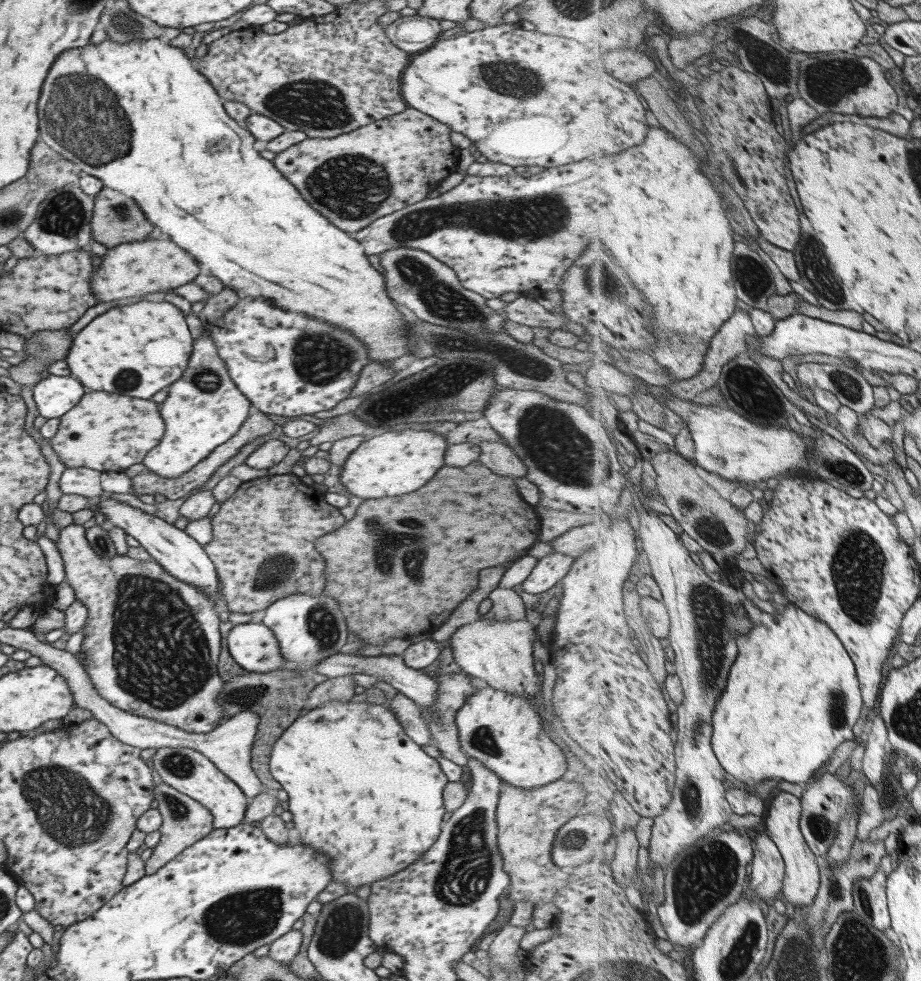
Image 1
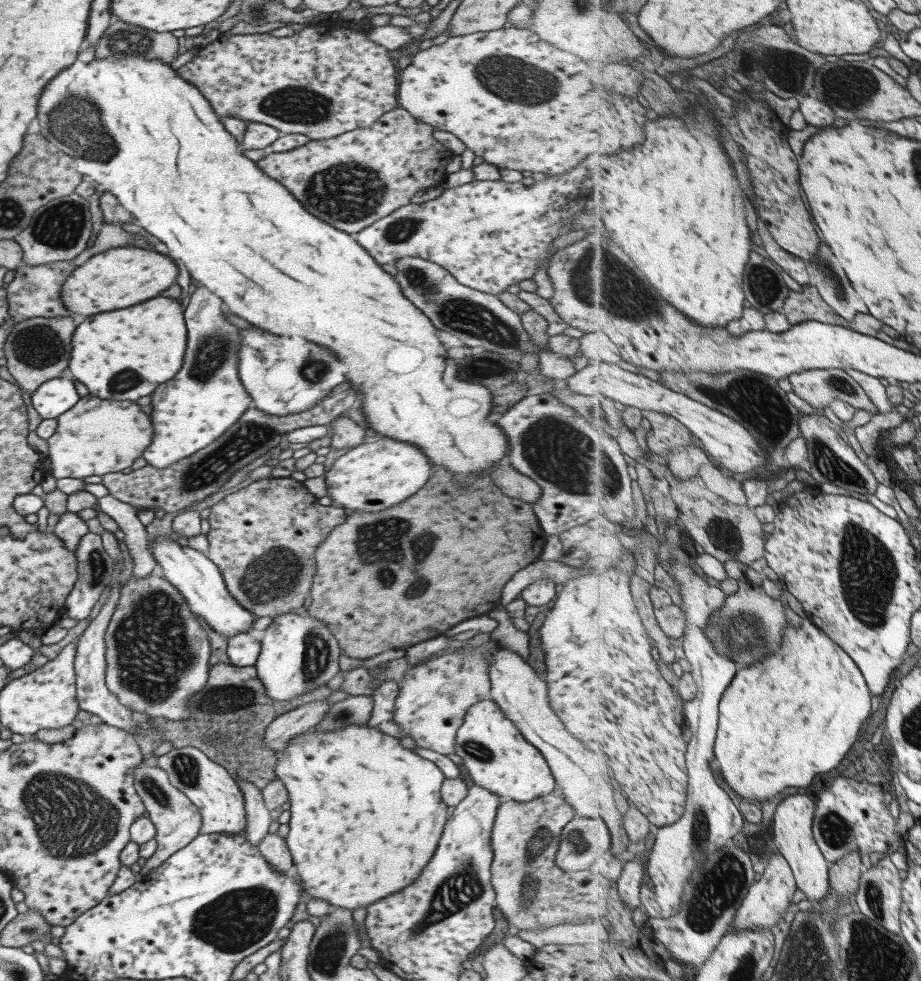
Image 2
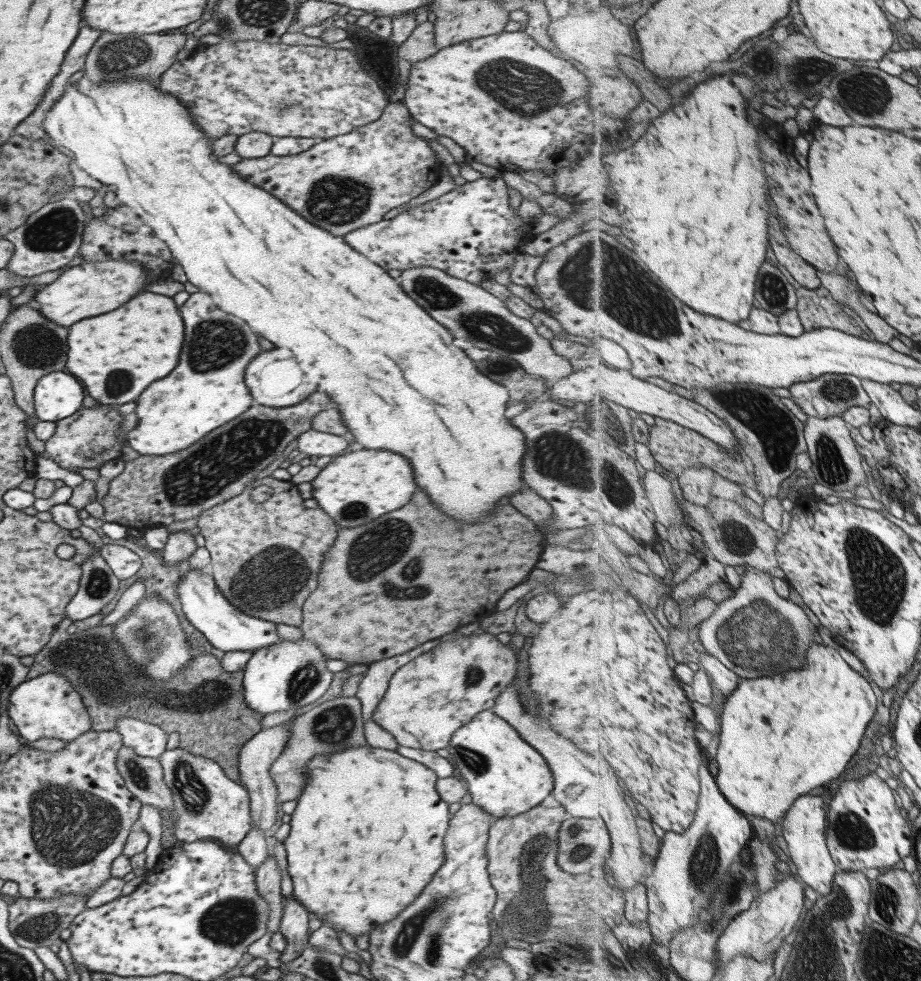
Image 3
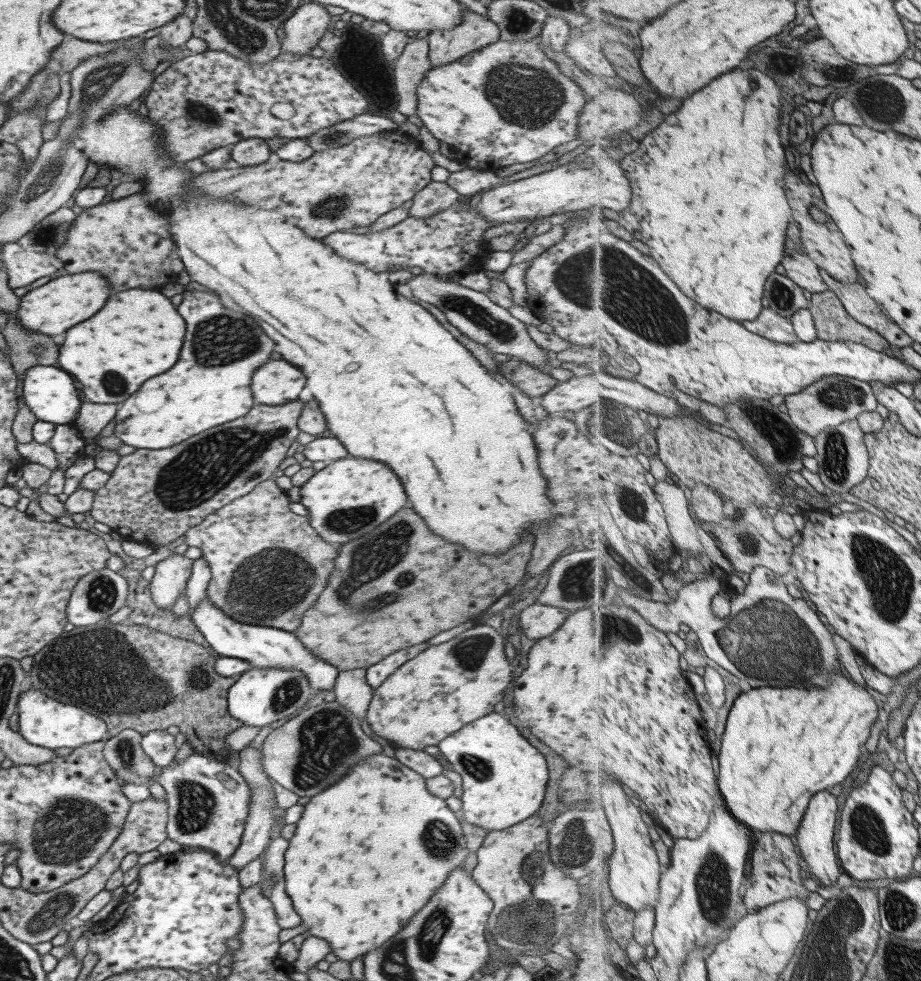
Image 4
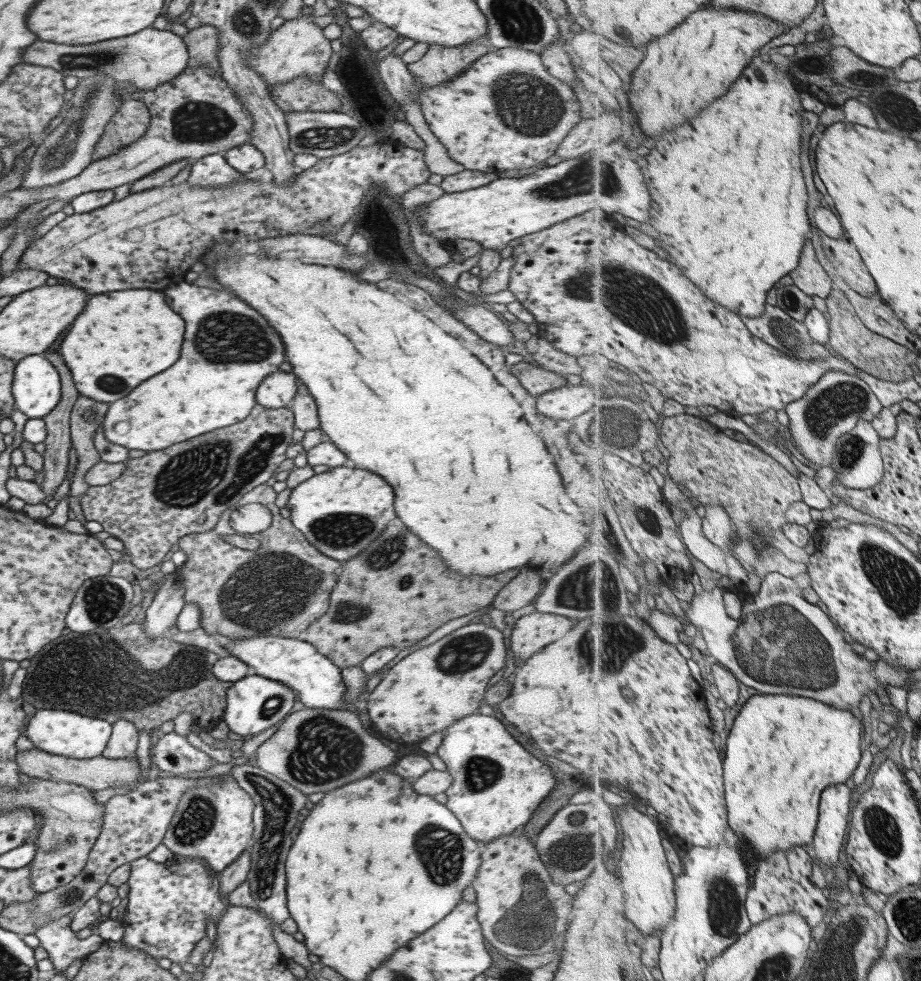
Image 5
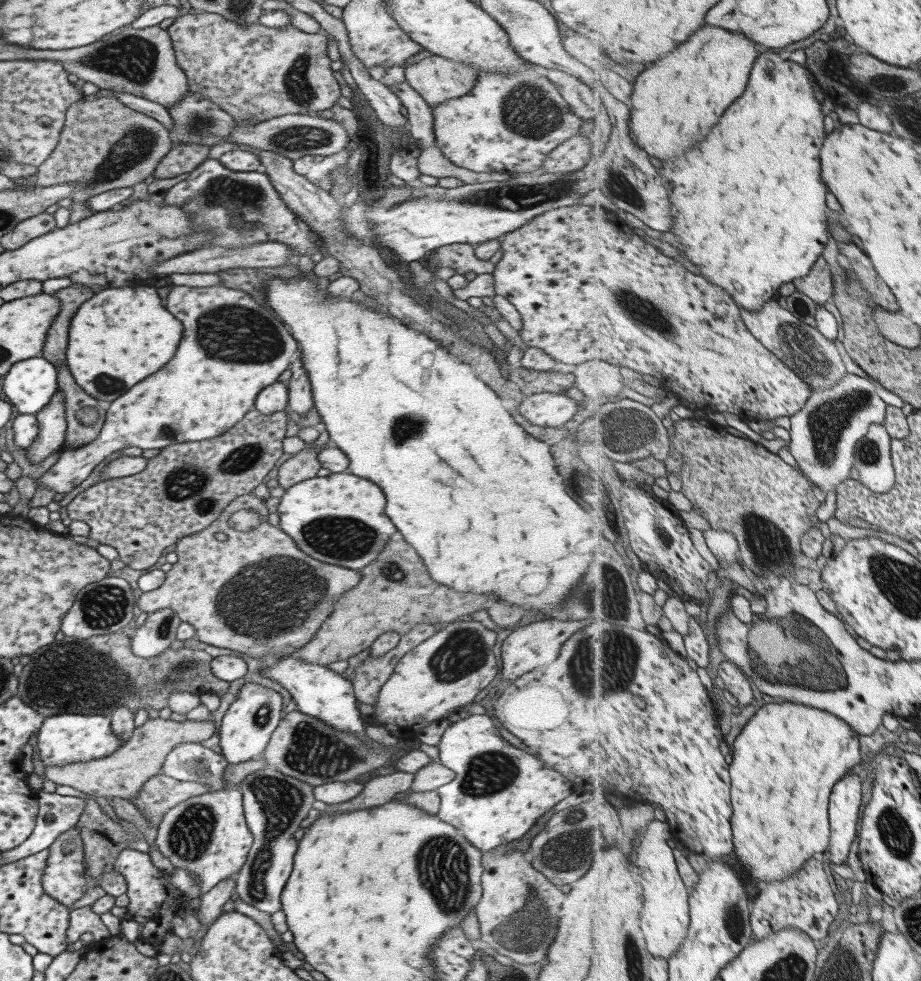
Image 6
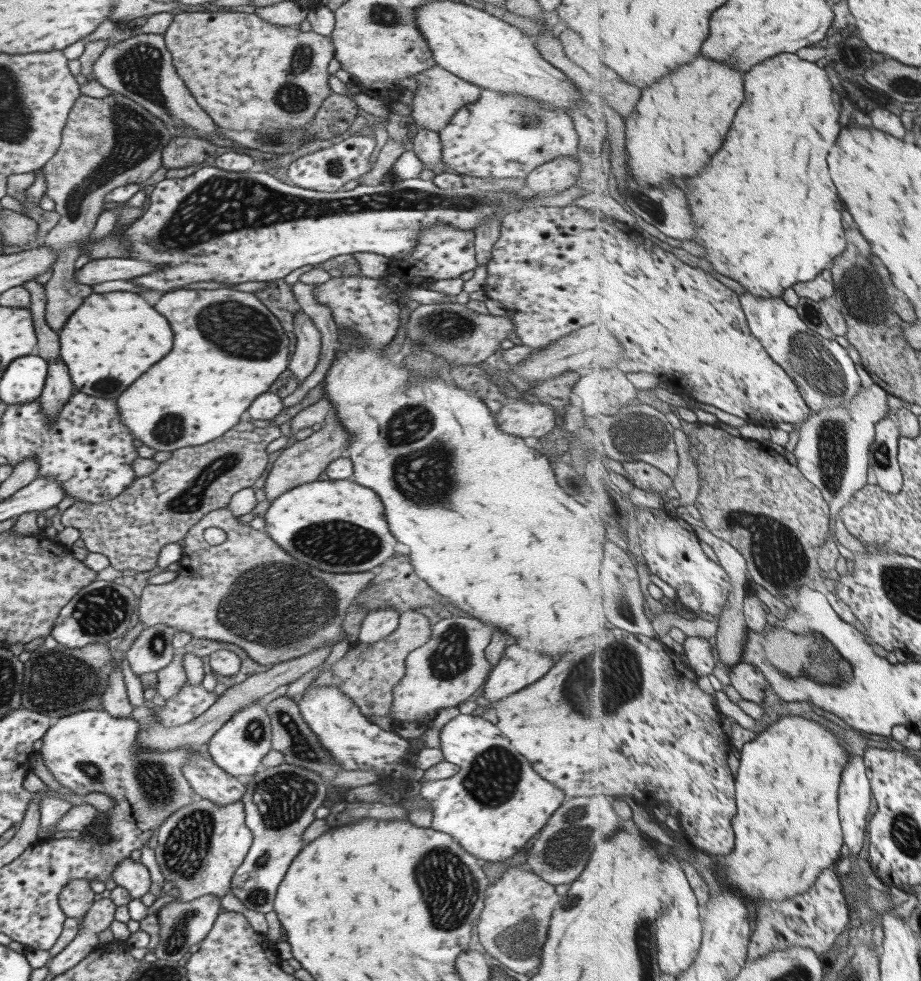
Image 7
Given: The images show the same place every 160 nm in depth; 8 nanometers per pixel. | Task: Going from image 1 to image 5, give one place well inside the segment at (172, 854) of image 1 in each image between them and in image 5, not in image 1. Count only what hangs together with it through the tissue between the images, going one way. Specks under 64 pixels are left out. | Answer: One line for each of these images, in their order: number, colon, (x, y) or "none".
2: (176, 821)
3: (142, 776)
4: (122, 752)
5: (123, 737)

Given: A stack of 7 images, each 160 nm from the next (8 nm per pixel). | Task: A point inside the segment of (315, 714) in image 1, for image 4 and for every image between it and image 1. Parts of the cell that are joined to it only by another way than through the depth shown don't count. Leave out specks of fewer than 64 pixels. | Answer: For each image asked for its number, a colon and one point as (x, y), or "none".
2: (365, 813)
3: (366, 835)
4: (366, 854)

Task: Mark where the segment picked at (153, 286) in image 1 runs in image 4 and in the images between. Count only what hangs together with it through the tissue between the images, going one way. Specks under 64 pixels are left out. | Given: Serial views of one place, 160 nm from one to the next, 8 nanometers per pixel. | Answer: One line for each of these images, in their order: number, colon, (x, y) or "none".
2: (121, 276)
3: (88, 289)
4: (52, 308)

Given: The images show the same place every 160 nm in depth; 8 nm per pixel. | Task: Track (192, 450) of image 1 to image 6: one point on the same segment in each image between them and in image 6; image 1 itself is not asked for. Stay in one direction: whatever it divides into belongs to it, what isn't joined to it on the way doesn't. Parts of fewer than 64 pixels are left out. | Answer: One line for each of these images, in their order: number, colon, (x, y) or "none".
2: (206, 396)
3: (206, 389)
4: (201, 390)
5: (197, 394)
6: (200, 394)

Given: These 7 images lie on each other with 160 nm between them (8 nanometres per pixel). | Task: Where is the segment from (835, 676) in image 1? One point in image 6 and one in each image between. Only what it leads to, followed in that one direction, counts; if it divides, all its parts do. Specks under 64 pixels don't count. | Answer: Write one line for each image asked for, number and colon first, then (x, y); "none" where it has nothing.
2: (797, 714)
3: (782, 736)
4: (783, 745)
5: (784, 751)
6: (789, 758)

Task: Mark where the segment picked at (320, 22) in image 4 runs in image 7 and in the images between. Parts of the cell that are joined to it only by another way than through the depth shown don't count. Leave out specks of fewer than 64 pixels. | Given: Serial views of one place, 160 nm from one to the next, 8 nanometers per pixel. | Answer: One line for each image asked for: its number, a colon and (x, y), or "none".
5: (297, 47)
6: (255, 72)
7: (245, 74)

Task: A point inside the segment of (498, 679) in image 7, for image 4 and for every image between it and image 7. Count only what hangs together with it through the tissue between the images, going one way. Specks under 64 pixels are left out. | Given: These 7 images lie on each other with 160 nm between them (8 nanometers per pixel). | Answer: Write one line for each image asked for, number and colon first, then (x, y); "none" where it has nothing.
4: (536, 621)
5: (529, 633)
6: (527, 647)

